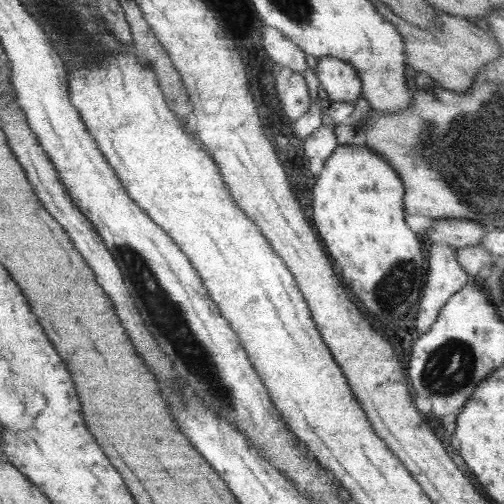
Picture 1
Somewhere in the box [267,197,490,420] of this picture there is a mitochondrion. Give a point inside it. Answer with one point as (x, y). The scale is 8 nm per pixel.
(448, 370)

